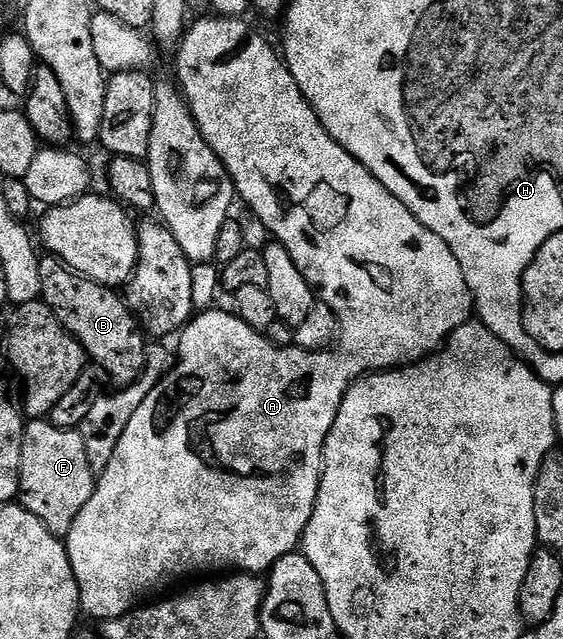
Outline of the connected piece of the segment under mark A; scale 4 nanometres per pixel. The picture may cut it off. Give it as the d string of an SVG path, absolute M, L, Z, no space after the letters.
M203 16L198 20L192 21L186 27L186 33L182 37L182 41L177 46L179 55L175 58L175 74L177 79L178 89L181 91L183 98L186 99L186 104L191 110L192 118L196 122L197 128L201 132L201 136L208 142L209 148L218 156L221 164L226 168L228 176L234 182L236 195L241 199L250 213L255 214L260 218L268 230L270 237L276 242L280 242L287 249L289 256L293 256L293 264L297 264L297 272L301 272L301 276L305 276L305 280L311 285L315 291L318 301L324 302L330 308L339 321L339 333L337 335L337 347L328 348L322 352L312 352L310 350L301 350L298 348L283 348L280 354L262 354L259 350L243 350L243 334L245 330L238 321L230 320L231 322L222 322L219 318L210 318L207 314L196 313L191 321L186 326L182 327L179 338L179 350L177 346L177 357L174 359L173 365L168 370L167 375L155 385L153 392L149 392L149 396L145 396L145 400L141 400L141 408L137 408L137 412L133 412L133 420L129 420L129 424L125 424L125 432L121 432L121 440L117 440L117 448L113 452L113 456L109 460L109 464L98 475L95 483L95 491L89 500L89 504L85 504L85 508L81 508L81 516L77 516L77 520L73 520L73 528L67 534L65 545L67 547L67 555L69 556L69 564L73 568L73 576L75 583L79 589L79 604L84 615L88 614L91 618L99 618L100 623L109 622L113 618L119 618L122 614L128 614L130 610L136 609L137 603L146 596L150 590L158 588L162 582L167 582L170 578L179 578L182 574L195 574L198 570L215 570L211 572L242 572L244 574L262 575L264 572L270 571L272 566L277 564L277 560L281 560L287 554L294 554L300 549L303 541L303 533L309 524L309 520L313 516L313 508L317 500L317 492L319 491L319 481L323 475L323 449L325 448L325 440L329 436L329 432L333 428L333 420L337 420L337 412L341 408L341 400L345 400L345 396L349 392L349 388L354 386L360 378L380 370L397 370L400 366L409 366L413 362L420 362L422 358L428 354L434 354L440 346L446 342L447 338L457 328L461 328L461 324L465 324L472 317L473 303L471 293L465 284L465 276L461 264L457 264L457 256L453 256L453 252L449 252L449 244L445 244L445 240L441 240L441 236L437 236L433 232L429 232L429 228L425 228L425 224L421 224L421 220L417 220L417 216L413 216L413 212L409 212L409 208L405 208L405 204L401 204L401 200L397 200L397 196L393 196L393 192L389 192L389 188L385 188L385 184L378 182L373 175L349 152L345 152L345 148L341 148L341 144L337 144L337 140L333 140L333 136L329 136L329 132L325 132L325 128L321 124L321 120L317 116L317 112L313 112L313 108L309 104L309 100L305 100L305 96L301 92L301 88L297 88L297 80L293 80L293 76L289 72L286 61L281 57L280 51L275 50L250 26L249 23L243 22L242 17L224 18L222 16Z

